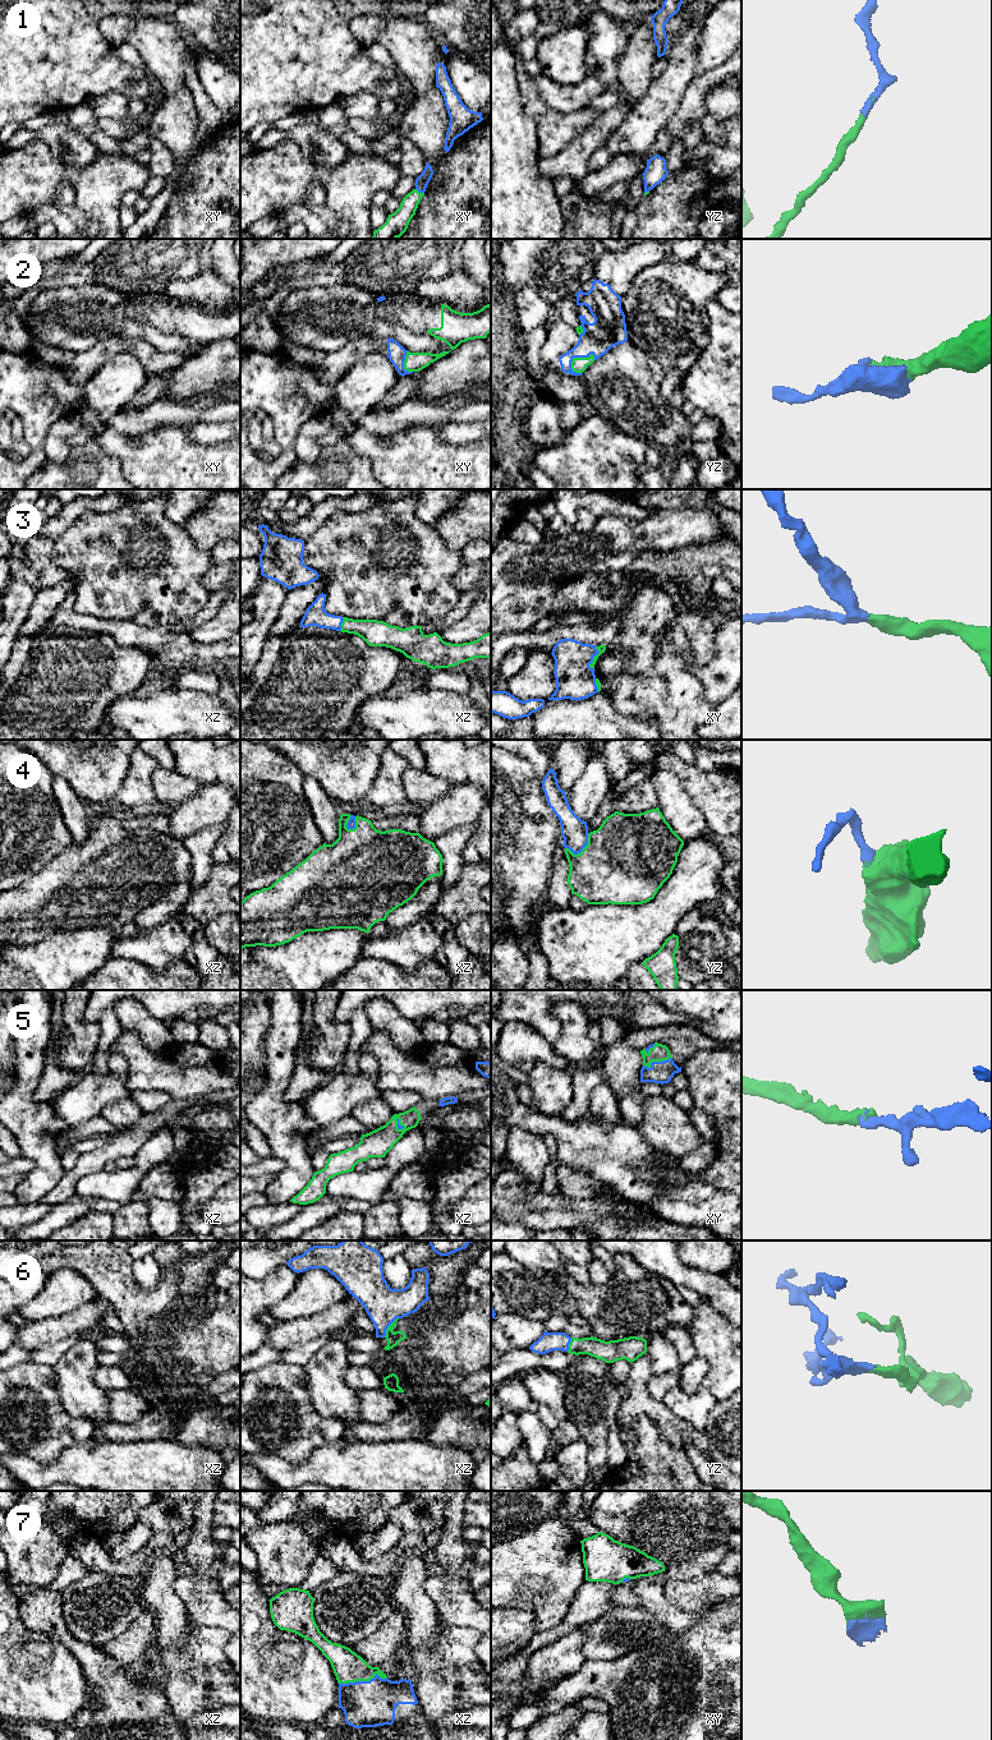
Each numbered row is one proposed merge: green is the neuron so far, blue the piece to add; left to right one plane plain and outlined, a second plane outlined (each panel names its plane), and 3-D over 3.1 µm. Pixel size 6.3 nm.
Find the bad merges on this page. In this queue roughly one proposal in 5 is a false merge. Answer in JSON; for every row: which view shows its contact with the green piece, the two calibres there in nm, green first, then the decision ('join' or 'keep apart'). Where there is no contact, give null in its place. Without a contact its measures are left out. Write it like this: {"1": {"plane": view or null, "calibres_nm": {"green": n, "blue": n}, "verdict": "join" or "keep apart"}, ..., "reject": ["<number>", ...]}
{"1": {"plane": "xy", "calibres_nm": {"green": 140, "blue": 80}, "verdict": "join"}, "2": {"plane": "yz", "calibres_nm": {"green": 100, "blue": 200}, "verdict": "join"}, "3": {"plane": "xy", "calibres_nm": {"green": 50, "blue": 240}, "verdict": "join"}, "4": {"plane": "yz", "calibres_nm": {"green": 500, "blue": 170}, "verdict": "join"}, "5": {"plane": "xy", "calibres_nm": {"green": 110, "blue": 140}, "verdict": "join"}, "6": {"plane": "xz", "calibres_nm": {"green": 80, "blue": 220}, "verdict": "join"}, "7": {"plane": "xz", "calibres_nm": {"green": 190, "blue": 300}, "verdict": "join"}, "reject": []}

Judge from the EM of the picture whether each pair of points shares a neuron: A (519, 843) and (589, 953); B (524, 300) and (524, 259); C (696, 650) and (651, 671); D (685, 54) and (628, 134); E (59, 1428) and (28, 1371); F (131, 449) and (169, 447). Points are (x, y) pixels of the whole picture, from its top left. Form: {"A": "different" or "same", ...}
{"A": "different", "B": "different", "C": "different", "D": "same", "E": "same", "F": "same"}

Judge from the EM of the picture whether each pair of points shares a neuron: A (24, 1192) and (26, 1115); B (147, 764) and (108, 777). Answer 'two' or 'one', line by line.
A: one
B: two

